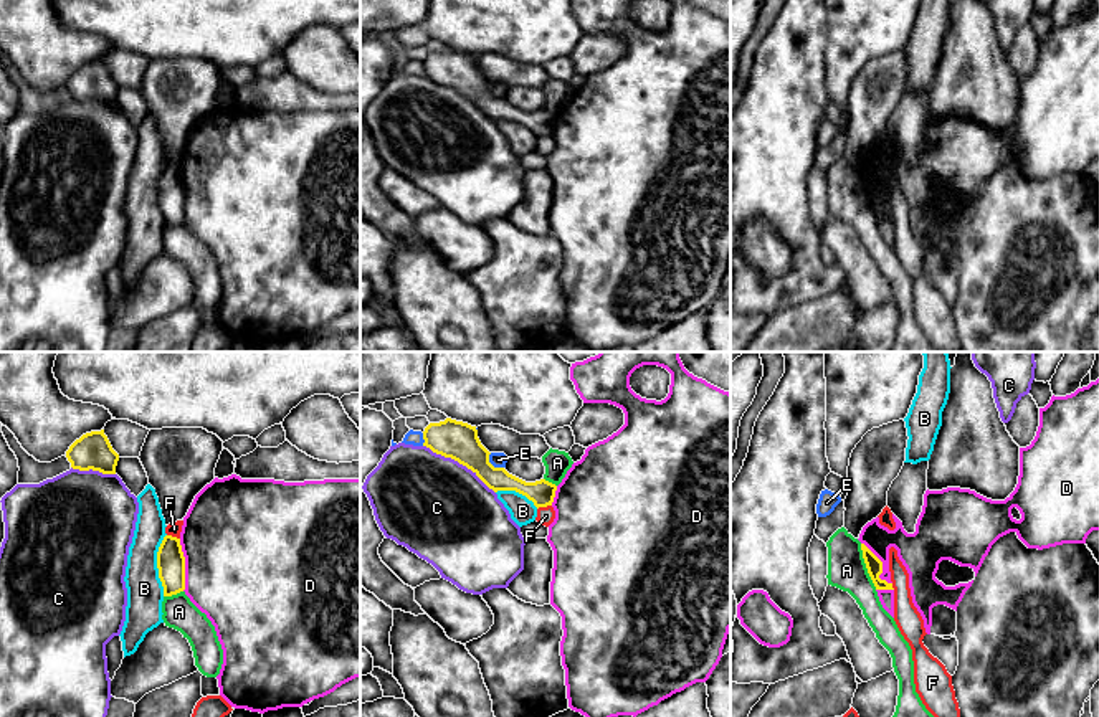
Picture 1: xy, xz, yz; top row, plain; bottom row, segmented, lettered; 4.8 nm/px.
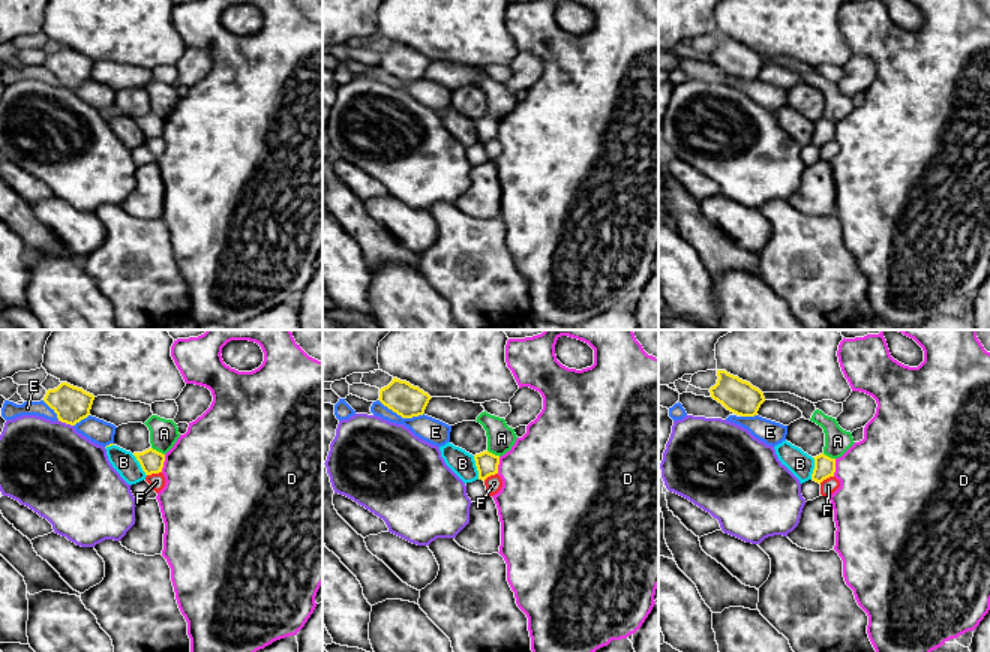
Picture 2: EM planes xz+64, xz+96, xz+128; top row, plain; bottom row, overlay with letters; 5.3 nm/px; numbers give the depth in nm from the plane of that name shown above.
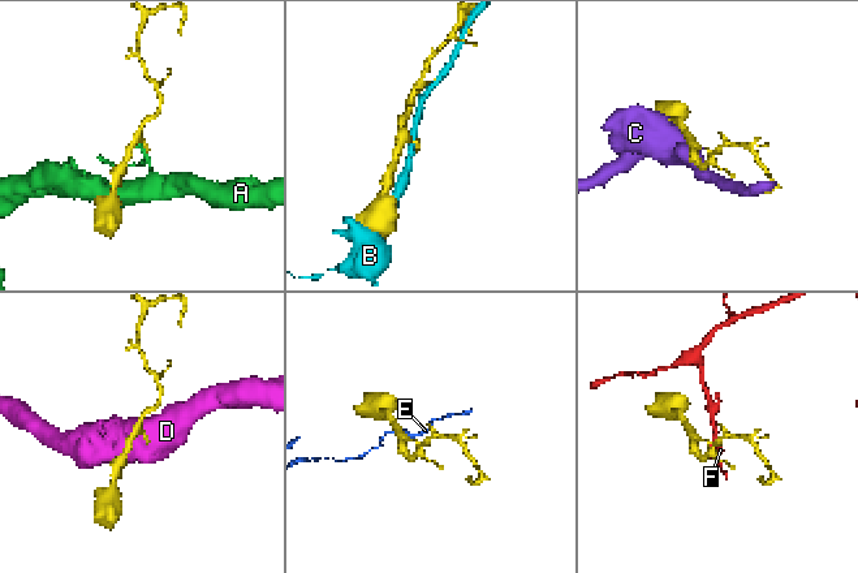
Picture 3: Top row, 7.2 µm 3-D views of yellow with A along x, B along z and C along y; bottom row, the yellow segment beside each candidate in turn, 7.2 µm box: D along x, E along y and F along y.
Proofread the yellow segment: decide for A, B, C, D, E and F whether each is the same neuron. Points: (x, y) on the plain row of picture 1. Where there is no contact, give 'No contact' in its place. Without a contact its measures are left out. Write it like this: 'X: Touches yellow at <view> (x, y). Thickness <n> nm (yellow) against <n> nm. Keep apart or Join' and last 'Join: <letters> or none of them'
A: Touches yellow at yz (866, 197). Thickness 80 nm (yellow) against 190 nm. Keep apart
B: Touches yellow at xy (157, 195). Thickness 140 nm (yellow) against 180 nm. Keep apart
C: Touches yellow at xz (460, 93). Thickness 190 nm (yellow) against 480 nm. Keep apart
D: Touches yellow at xy (184, 195). Thickness 140 nm (yellow) against 500 nm. Keep apart
E: Touches yellow at xz (491, 94). Thickness 190 nm (yellow) against 80 nm. Keep apart
F: Touches yellow at xz (544, 136). Thickness 120 nm (yellow) against 90 nm. Keep apart
Join: none of them

